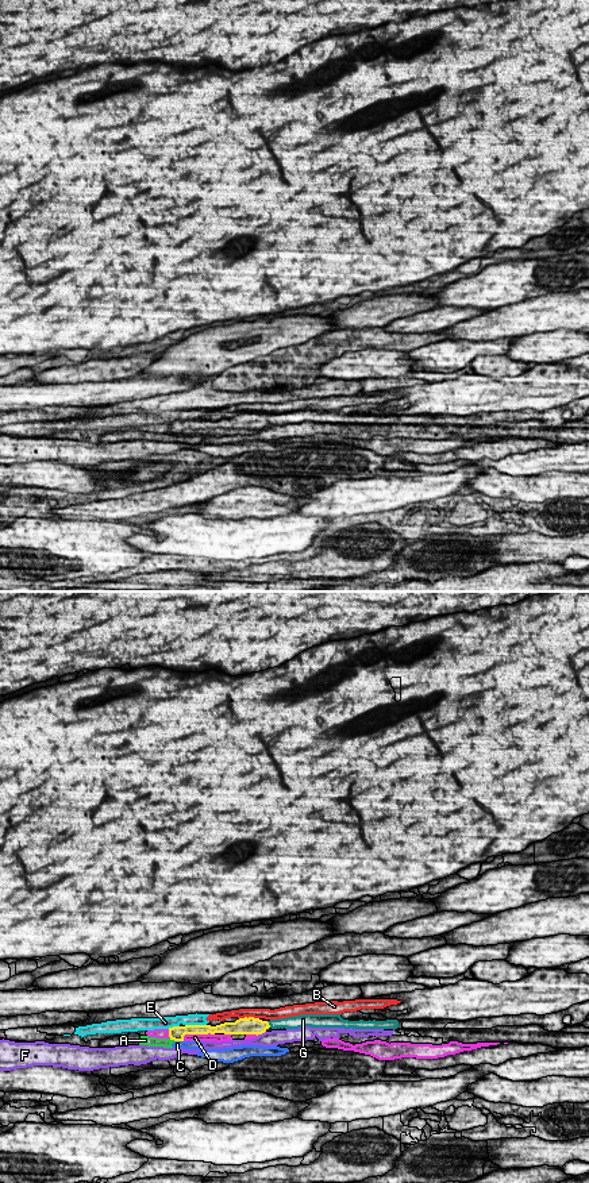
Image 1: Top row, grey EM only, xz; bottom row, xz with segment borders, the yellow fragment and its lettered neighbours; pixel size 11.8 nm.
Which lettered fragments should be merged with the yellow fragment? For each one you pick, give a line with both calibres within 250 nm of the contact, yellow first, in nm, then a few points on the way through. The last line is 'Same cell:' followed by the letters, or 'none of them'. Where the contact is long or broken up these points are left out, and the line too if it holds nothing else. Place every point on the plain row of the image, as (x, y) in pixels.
G: calibres 200 and 140 nm; way xz (250, 420), (268, 419), (288, 417)
Same cell: G

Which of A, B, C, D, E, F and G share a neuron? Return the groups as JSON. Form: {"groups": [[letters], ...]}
{"groups": [["A", "C"], ["B"], ["D"], ["E"], ["F"], ["G"]]}

